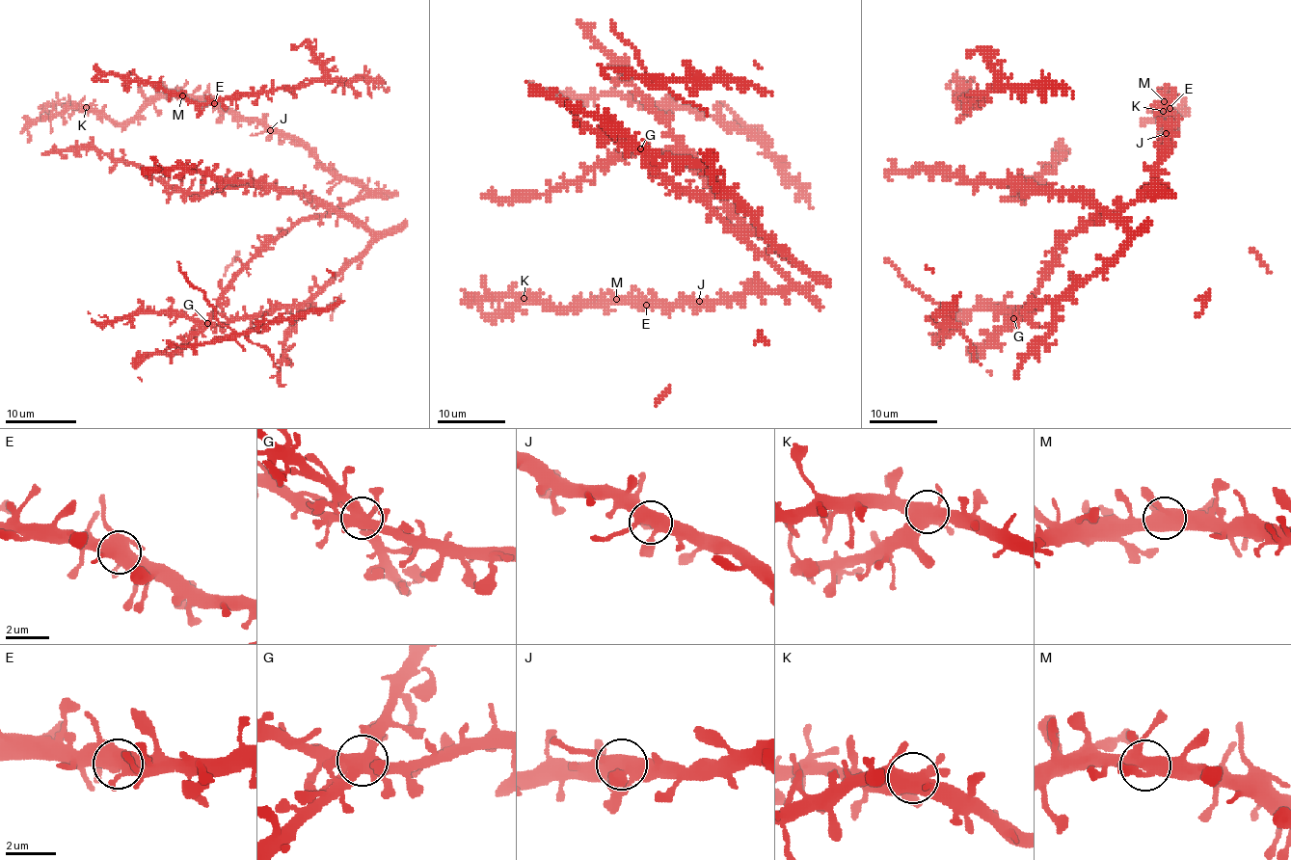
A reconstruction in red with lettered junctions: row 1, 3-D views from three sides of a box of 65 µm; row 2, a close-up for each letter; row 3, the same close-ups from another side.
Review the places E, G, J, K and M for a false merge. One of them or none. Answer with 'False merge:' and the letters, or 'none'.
False merge: none

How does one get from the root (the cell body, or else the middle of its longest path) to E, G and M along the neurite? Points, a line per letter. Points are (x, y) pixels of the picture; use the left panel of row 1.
E: (281, 308), (211, 320), (227, 284), (260, 251), (364, 189), (337, 179), (296, 141), (214, 103)
G: (281, 308), (264, 315), (237, 317), (220, 324), (207, 322)
M: (281, 308), (211, 320), (227, 284), (260, 251), (364, 189), (337, 179), (296, 141), (182, 95)

